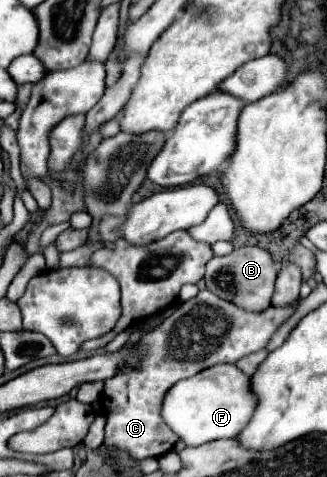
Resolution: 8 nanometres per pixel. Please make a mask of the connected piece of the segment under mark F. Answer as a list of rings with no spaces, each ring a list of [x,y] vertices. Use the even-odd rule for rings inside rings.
[[[235,364],[211,366],[193,378],[177,382],[165,396],[161,416],[185,446],[201,446],[221,438],[235,438],[251,420],[257,408],[257,396],[251,390],[251,378]]]

